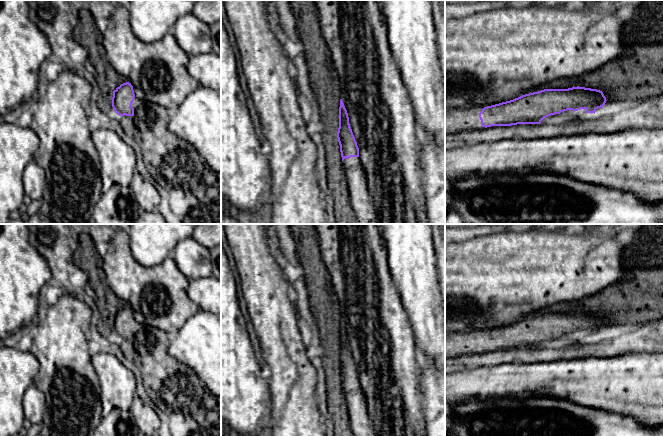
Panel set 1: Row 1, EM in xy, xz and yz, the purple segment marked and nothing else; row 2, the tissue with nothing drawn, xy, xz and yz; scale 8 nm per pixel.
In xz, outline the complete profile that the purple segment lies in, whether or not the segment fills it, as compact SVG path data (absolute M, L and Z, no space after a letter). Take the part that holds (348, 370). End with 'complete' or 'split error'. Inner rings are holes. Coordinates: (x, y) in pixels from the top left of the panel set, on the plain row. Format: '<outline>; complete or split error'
M340 323L338 341L337 362L353 435L379 436L369 416L366 397L359 382L359 372L350 351L348 337L342 323Z; split error

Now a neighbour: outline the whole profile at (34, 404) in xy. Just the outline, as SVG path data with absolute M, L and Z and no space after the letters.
M31 385L23 396L23 412L27 424L41 424L46 408L45 394Z

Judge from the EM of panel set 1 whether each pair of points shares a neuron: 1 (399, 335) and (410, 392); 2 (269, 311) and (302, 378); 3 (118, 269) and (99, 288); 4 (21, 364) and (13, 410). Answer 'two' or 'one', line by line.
1: one
2: one
3: two
4: one

